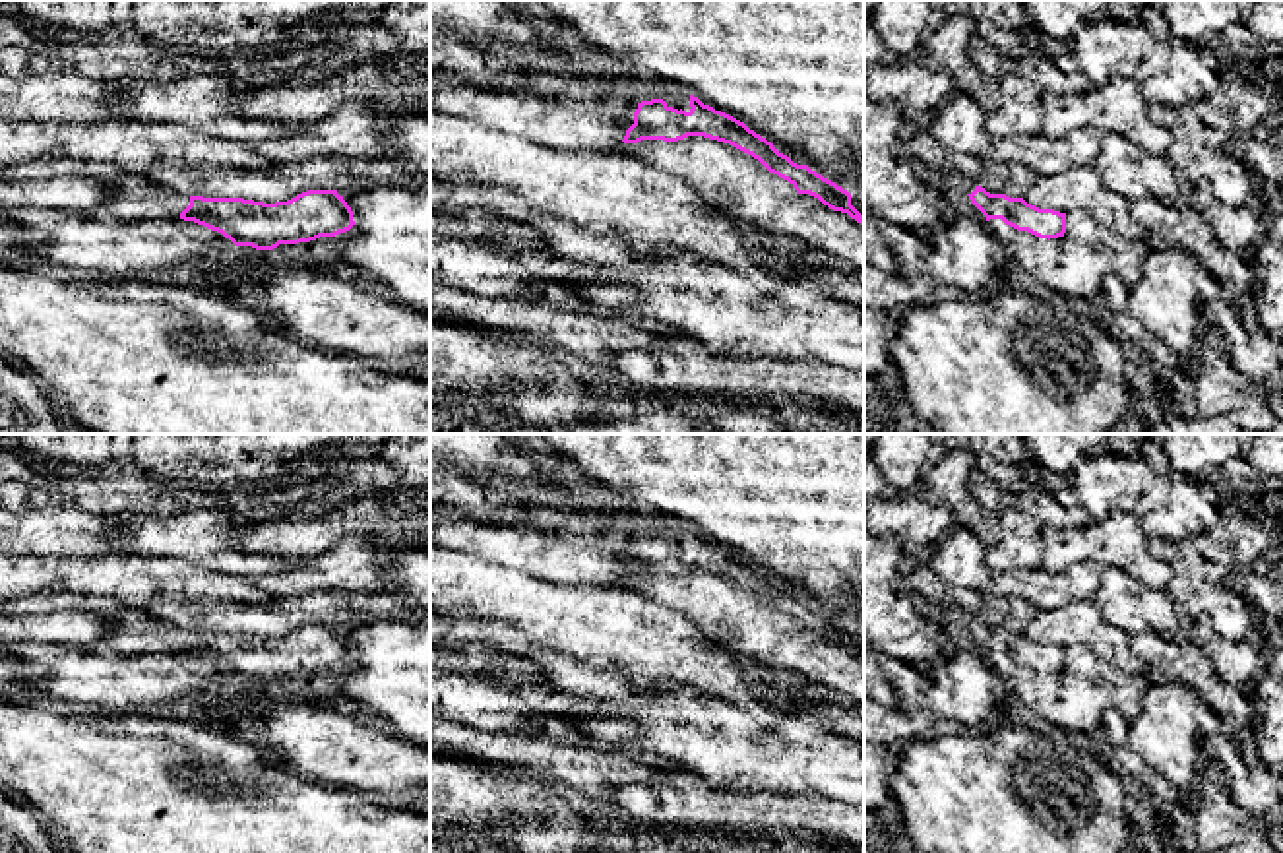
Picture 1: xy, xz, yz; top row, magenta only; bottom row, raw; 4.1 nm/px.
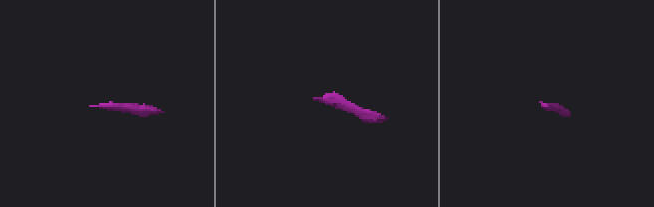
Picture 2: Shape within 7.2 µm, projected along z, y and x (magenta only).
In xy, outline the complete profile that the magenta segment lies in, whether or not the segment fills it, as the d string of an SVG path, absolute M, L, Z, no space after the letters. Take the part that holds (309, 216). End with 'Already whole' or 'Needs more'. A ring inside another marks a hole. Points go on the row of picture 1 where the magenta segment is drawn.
M16 161L0 165L0 182L48 180L66 174L93 176L105 184L107 196L91 213L103 221L184 219L221 233L235 246L252 246L256 250L273 250L279 244L298 244L320 237L335 237L355 225L353 211L337 190L308 190L287 202L264 204L244 198L188 196L165 188L145 174L124 173L109 163Z. Needs more

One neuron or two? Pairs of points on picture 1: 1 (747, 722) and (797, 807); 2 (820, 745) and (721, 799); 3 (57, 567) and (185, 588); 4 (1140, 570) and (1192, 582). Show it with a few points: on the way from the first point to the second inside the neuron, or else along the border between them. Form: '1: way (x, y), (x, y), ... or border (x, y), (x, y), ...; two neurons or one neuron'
1: border (747, 791), (820, 793), (834, 799); two neurons
2: border (696, 772), (714, 786), (783, 795); two neurons
3: way (88, 576), (154, 578); one neuron
4: border (1148, 539), (1148, 549), (1171, 568), (1165, 588); two neurons

